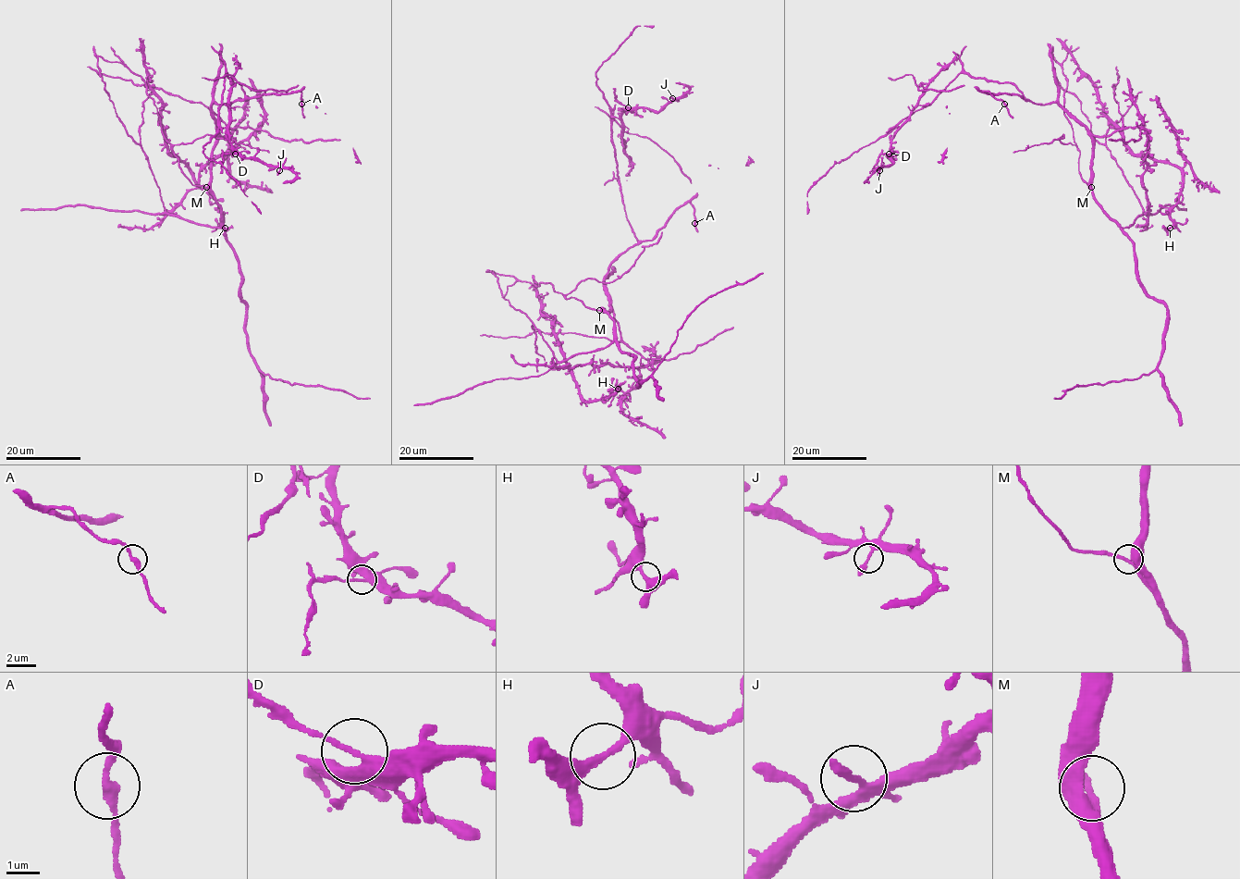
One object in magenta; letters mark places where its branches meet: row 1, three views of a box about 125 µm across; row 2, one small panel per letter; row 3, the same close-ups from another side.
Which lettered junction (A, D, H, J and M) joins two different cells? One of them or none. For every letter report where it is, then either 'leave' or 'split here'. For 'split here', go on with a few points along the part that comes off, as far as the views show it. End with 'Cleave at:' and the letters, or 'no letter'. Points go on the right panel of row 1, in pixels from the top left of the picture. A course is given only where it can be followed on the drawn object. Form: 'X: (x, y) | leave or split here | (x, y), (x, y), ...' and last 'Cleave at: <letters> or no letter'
A: (1004, 104) | leave
D: (889, 154) | split here | (889, 154), (880, 155), (869, 173)
H: (1170, 228) | leave
J: (879, 170) | leave
M: (1091, 187) | leave
Cleave at: D

